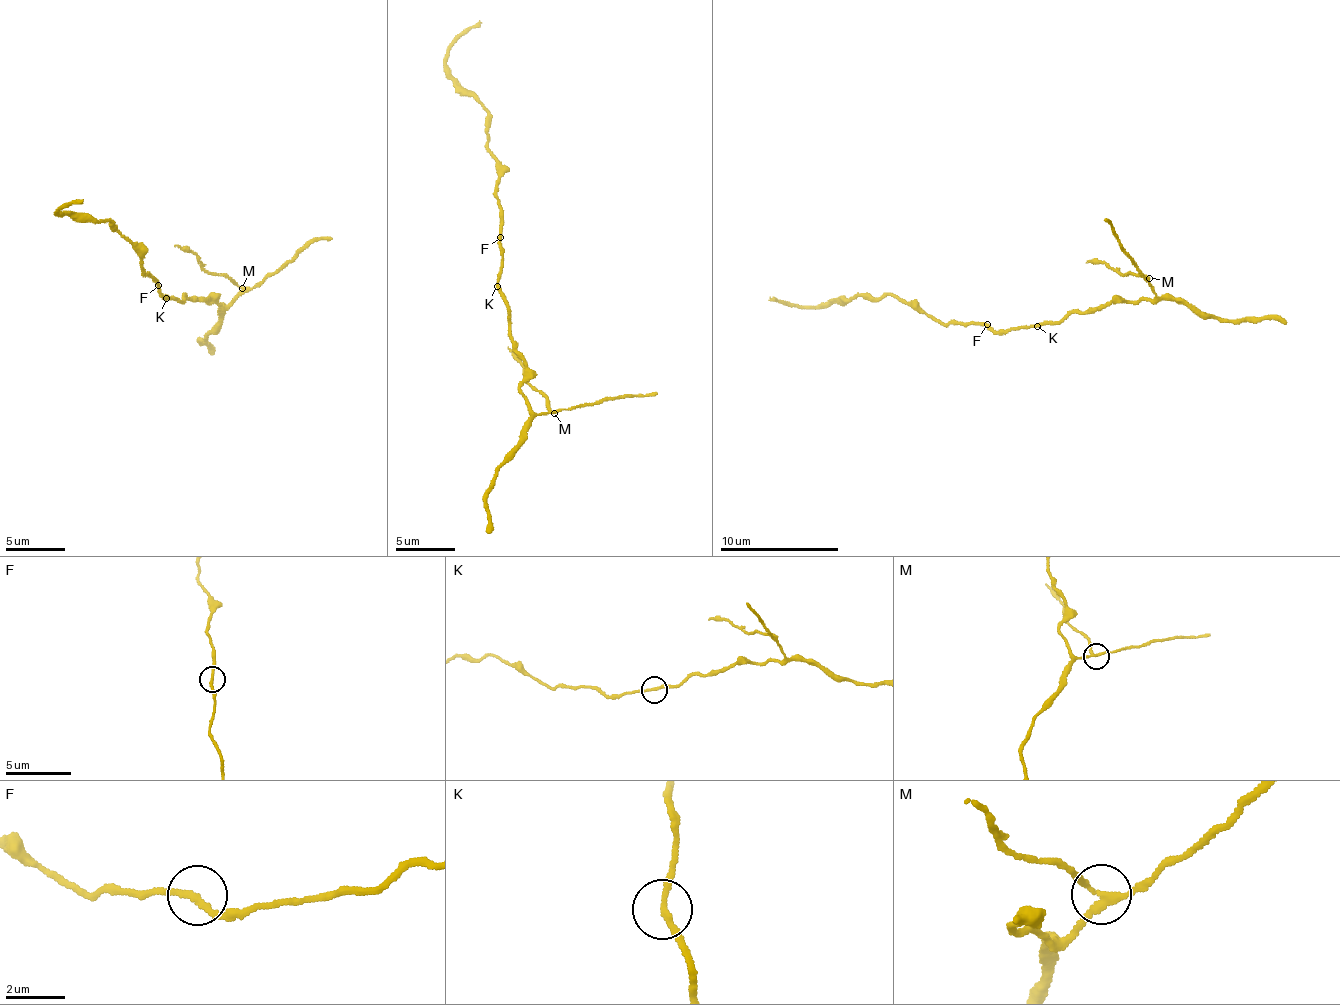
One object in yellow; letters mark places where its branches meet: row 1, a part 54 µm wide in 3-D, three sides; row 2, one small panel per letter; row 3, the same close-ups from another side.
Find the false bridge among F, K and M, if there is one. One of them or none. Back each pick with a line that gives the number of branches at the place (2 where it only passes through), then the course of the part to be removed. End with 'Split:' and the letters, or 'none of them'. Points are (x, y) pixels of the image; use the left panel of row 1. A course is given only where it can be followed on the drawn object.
M: 3 | (241, 288), (212, 275), (191, 252), (174, 244)
Split: M

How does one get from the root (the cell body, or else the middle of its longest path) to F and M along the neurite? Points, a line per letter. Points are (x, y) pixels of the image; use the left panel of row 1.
F: (168, 297), (158, 285)
M: (168, 297), (183, 303), (185, 296), (201, 302), (209, 298), (209, 303), (224, 306), (241, 288)

